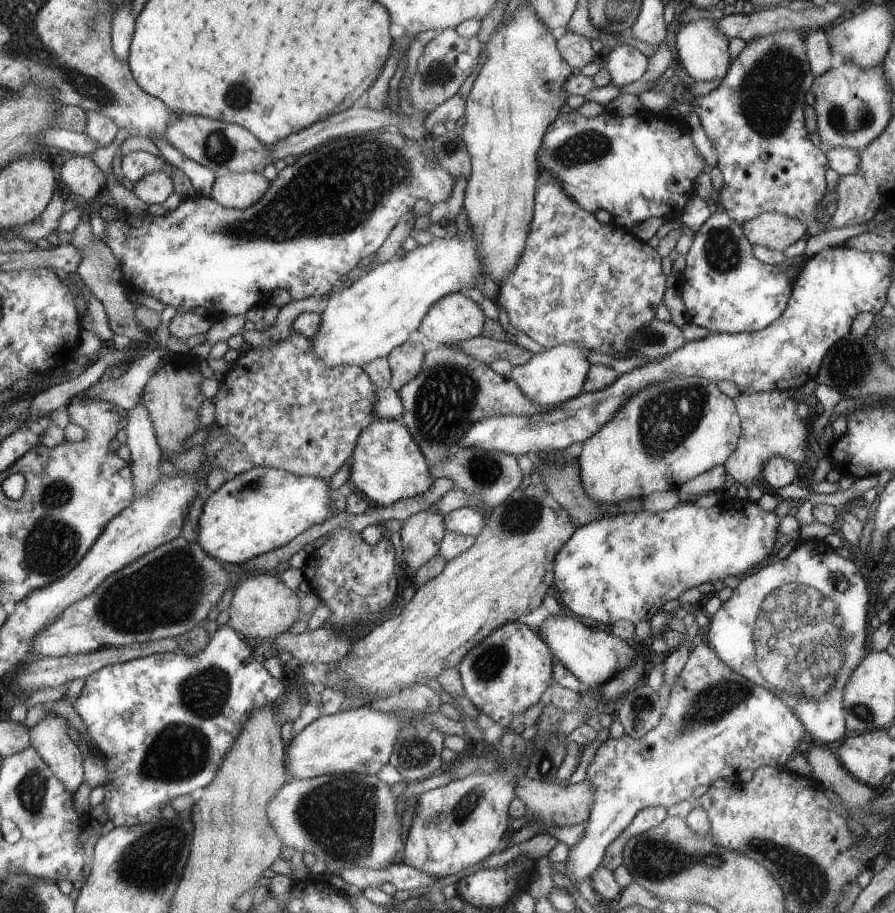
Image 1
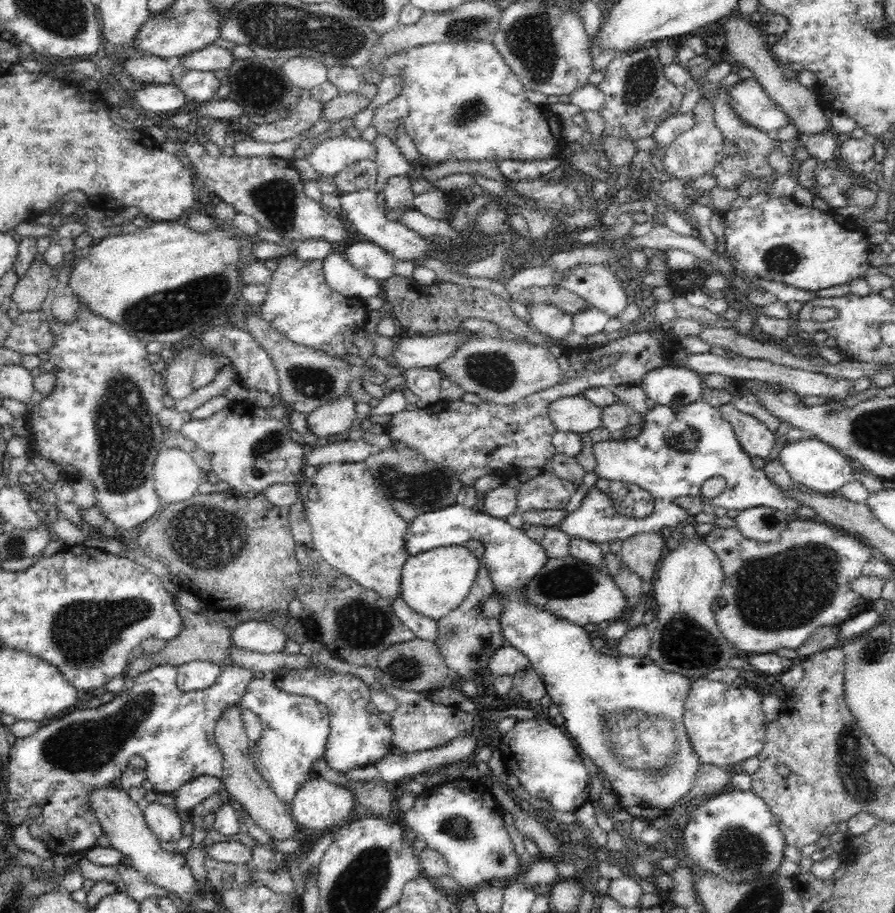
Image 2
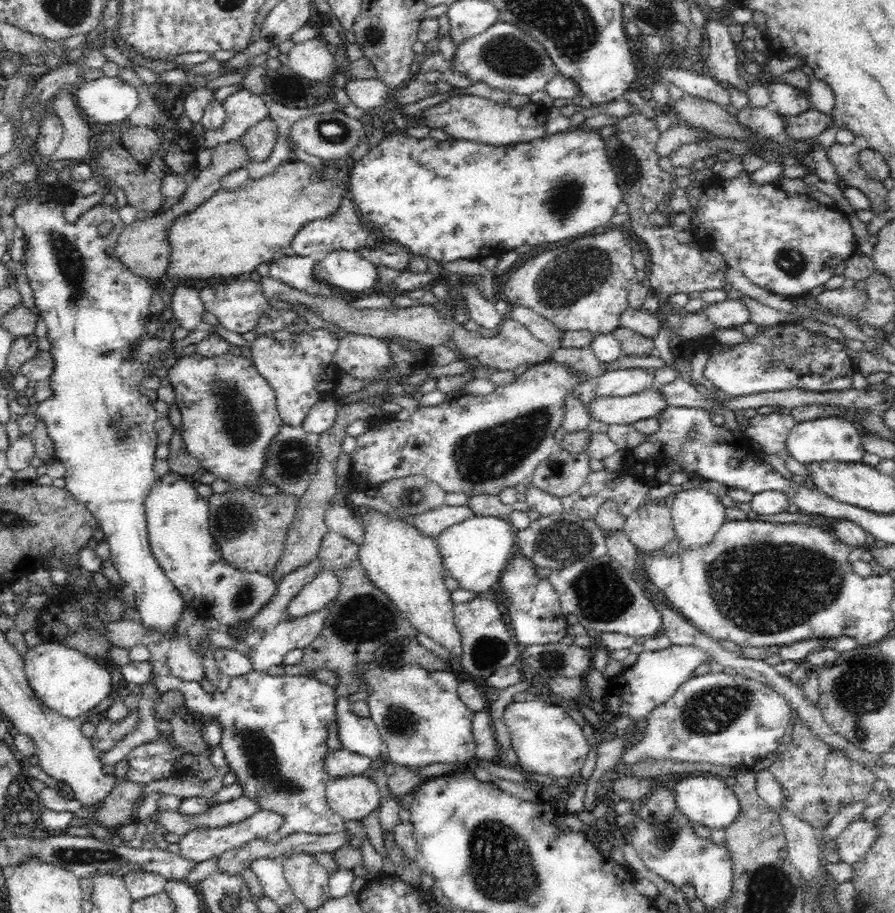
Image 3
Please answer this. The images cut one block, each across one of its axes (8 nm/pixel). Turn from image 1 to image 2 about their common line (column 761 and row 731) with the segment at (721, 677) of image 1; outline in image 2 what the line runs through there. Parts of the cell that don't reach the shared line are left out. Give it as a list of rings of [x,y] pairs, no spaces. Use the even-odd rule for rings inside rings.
[[[696,678],[684,702],[683,721],[697,760],[713,767],[731,768],[743,764],[752,756],[759,756],[767,740],[767,726],[763,711],[763,694],[752,686],[722,684],[719,681]]]

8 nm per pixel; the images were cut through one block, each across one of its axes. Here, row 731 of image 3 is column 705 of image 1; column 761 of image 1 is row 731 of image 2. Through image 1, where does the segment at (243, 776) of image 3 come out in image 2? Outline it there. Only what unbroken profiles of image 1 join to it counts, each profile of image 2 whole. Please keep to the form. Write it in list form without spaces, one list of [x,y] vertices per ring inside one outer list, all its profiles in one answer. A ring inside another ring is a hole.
[[[253,677],[252,679],[251,683],[248,684],[246,693],[240,699],[239,705],[242,708],[250,709],[250,711],[258,715],[263,731],[257,743],[250,746],[249,755],[254,759],[255,767],[261,778],[268,783],[268,786],[276,793],[276,796],[289,809],[300,787],[306,781],[315,778],[316,770],[314,770],[314,764],[320,758],[324,758],[324,750],[326,750],[330,732],[328,707],[316,699],[304,695],[282,692],[280,688],[275,686],[274,682],[264,677]]]

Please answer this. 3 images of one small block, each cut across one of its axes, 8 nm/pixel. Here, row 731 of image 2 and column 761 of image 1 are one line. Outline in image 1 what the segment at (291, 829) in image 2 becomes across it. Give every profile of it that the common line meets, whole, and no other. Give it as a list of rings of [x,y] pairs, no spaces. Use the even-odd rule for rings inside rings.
[[[774,211],[763,213],[741,226],[750,244],[780,252],[798,242],[802,236],[806,237],[806,224],[803,221]]]

